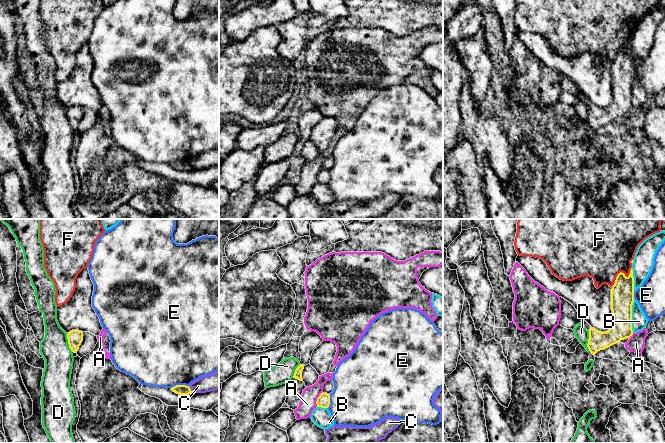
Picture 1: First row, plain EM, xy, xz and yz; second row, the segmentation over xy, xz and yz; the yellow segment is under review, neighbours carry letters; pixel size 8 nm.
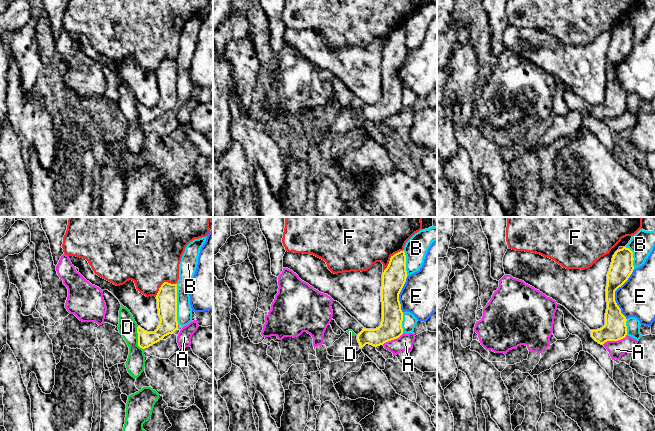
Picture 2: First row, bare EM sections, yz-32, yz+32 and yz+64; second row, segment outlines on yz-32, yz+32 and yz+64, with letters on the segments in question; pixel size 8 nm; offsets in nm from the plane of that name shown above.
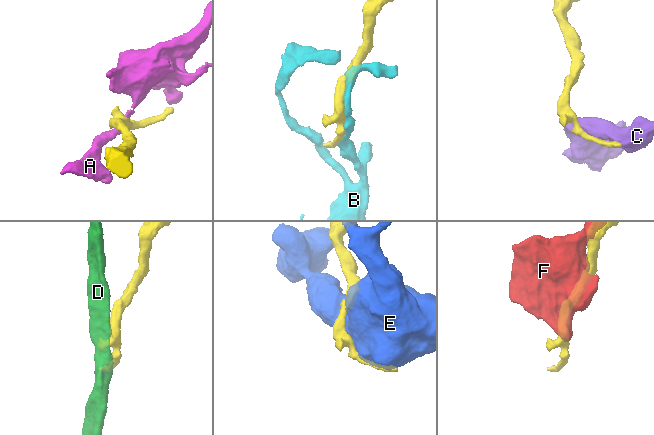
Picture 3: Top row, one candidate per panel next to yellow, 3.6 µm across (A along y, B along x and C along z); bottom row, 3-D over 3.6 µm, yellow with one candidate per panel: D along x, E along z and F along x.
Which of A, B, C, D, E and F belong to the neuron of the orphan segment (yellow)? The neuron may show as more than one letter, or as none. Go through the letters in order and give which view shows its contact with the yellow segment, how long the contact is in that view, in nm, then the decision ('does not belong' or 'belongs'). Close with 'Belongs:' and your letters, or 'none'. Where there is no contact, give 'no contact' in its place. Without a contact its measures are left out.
A: contact in xz; length 140 nm; does not belong
B: contact in yz; length 280 nm; does not belong
C: contact in xy; length 70 nm; does not belong
D: contact in yz; length 170 nm; does not belong
E: contact in xy; length 150 nm; does not belong
F: contact in yz; length 240 nm; does not belong
Belongs: none

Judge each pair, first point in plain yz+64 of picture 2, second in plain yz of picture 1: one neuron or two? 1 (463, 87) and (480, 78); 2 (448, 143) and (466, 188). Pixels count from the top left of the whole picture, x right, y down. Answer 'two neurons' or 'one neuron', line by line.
1: one neuron
2: two neurons

